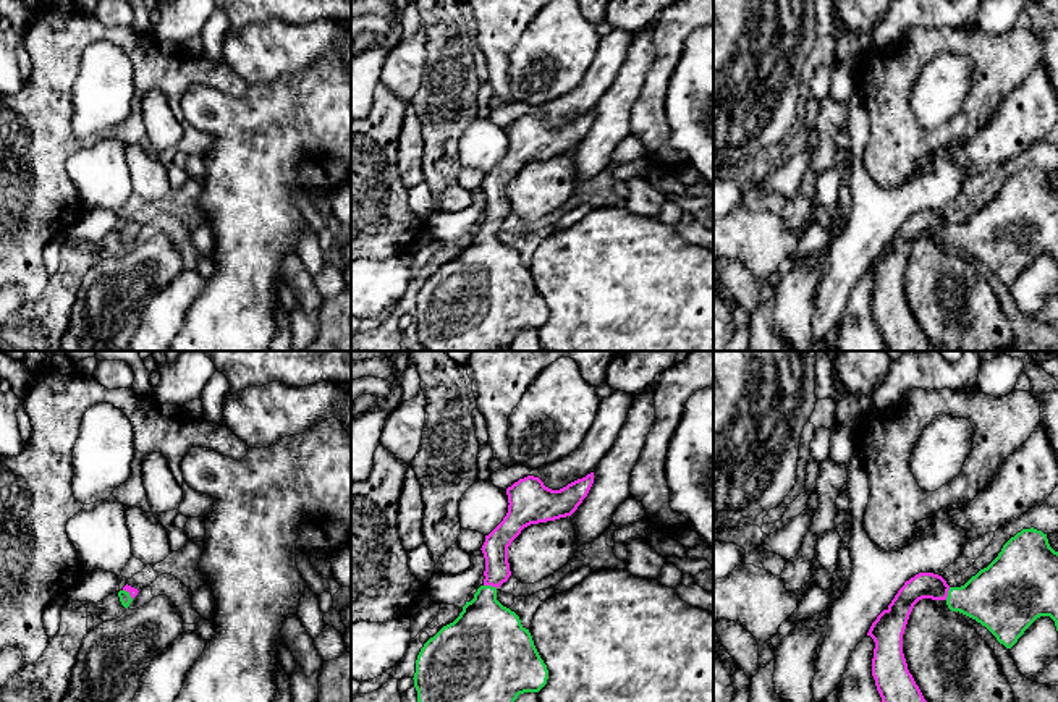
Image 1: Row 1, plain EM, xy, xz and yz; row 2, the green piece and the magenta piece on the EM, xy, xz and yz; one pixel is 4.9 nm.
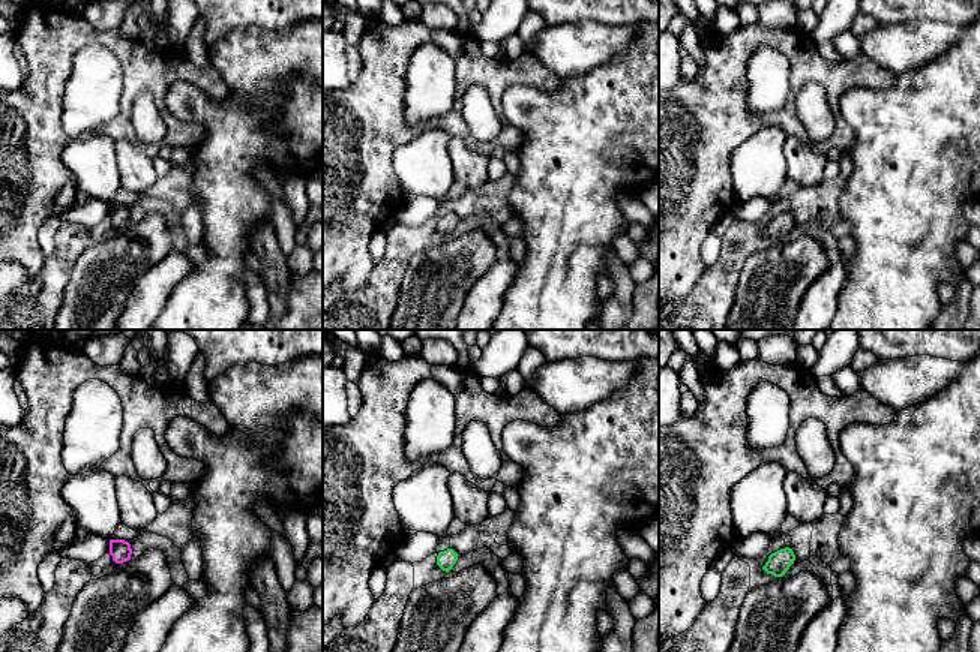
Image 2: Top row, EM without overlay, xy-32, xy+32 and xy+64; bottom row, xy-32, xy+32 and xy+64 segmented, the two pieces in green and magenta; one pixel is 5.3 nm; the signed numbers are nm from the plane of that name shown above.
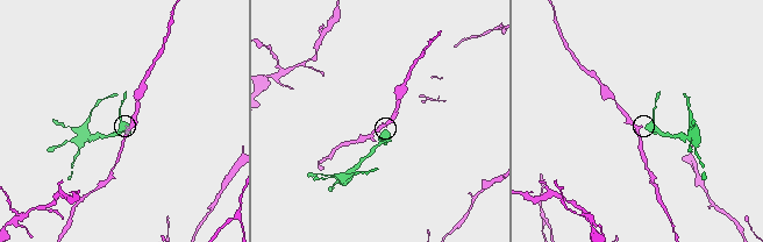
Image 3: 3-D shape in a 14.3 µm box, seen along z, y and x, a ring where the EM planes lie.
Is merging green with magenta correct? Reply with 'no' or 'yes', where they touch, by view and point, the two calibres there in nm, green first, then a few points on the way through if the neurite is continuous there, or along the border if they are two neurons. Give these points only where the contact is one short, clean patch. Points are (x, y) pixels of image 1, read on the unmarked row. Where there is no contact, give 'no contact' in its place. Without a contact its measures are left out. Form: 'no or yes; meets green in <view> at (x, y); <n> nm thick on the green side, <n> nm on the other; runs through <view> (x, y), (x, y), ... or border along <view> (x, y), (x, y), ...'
yes; meets green in xz at (490, 224); 340 nm thick on the green side, 130 nm on the other; runs through xz (487, 274), (490, 224), (497, 209)

